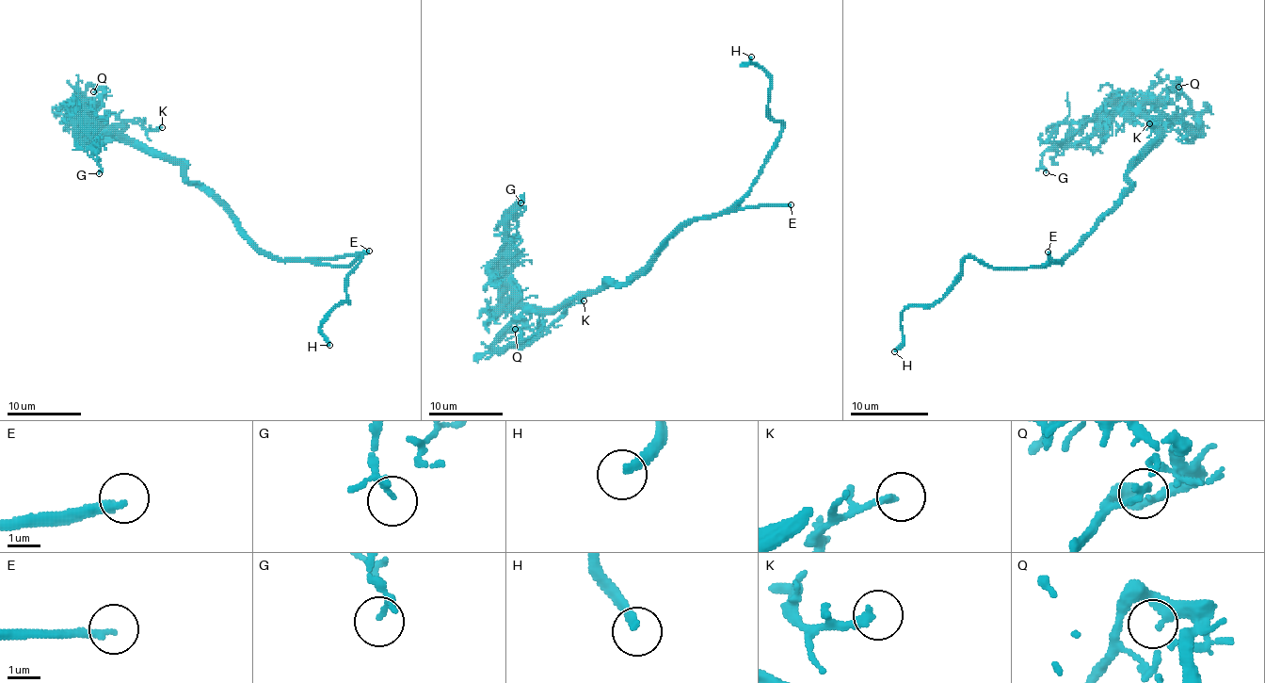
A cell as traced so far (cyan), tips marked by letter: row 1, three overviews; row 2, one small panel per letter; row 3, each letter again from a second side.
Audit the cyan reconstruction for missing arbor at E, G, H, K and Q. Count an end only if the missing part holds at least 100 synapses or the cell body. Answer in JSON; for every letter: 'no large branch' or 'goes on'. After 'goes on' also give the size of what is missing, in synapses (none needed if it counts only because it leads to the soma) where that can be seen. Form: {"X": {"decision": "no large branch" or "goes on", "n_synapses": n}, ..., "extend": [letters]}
{"E": {"decision": "goes on", "n_synapses": 130}, "G": {"decision": "no large branch"}, "H": {"decision": "goes on"}, "K": {"decision": "no large branch"}, "Q": {"decision": "no large branch"}, "extend": ["E", "H"]}

